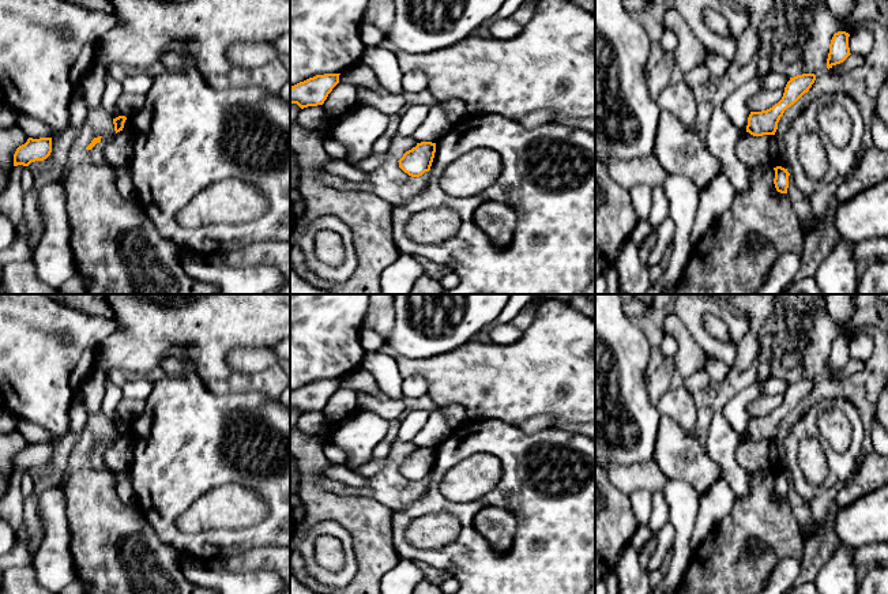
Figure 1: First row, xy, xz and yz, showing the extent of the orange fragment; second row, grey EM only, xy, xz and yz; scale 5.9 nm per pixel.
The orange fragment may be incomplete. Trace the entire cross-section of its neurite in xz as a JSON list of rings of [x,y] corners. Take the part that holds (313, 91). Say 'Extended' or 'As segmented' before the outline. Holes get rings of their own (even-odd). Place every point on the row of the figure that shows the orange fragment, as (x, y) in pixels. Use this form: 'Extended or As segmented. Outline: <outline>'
As segmented. Outline: [[[324,74],[309,78],[290,87],[290,104],[301,109],[323,105],[332,89],[339,83],[340,74]]]

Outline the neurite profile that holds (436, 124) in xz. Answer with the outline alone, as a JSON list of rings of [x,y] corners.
[[[437,102],[429,109],[424,123],[415,129],[413,136],[418,143],[436,143],[454,124],[449,121],[443,105]]]

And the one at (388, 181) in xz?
[[[385,157],[385,161],[376,170],[368,173],[368,180],[364,183],[354,183],[342,176],[326,174],[324,184],[339,191],[364,191],[375,193],[390,206],[398,206],[428,184],[428,178],[424,176],[411,177],[399,168],[398,161],[392,161]]]

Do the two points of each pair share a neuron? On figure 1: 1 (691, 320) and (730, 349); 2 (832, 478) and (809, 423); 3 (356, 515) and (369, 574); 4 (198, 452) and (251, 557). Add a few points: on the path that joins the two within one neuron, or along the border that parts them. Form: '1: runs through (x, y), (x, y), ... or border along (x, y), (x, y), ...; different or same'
1: runs through (698, 331), (714, 348), (719, 349); same
2: runs through (834, 465), (831, 454), (819, 436); same
3: runs through (369, 530), (369, 559); same
4: border along (275, 544), (255, 546), (232, 555), (217, 555); different

